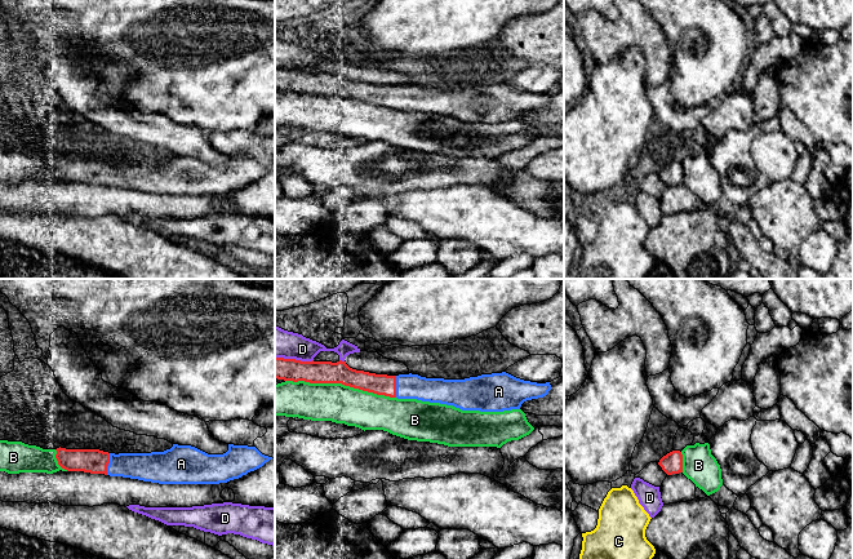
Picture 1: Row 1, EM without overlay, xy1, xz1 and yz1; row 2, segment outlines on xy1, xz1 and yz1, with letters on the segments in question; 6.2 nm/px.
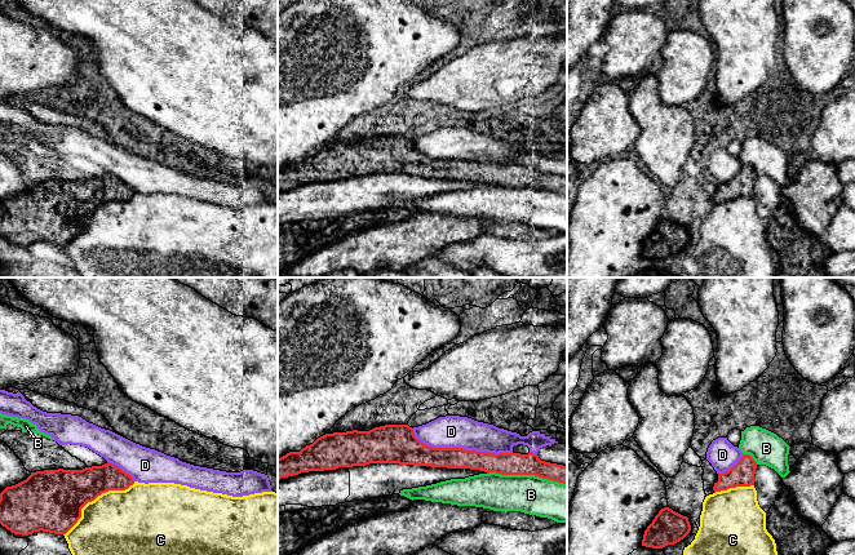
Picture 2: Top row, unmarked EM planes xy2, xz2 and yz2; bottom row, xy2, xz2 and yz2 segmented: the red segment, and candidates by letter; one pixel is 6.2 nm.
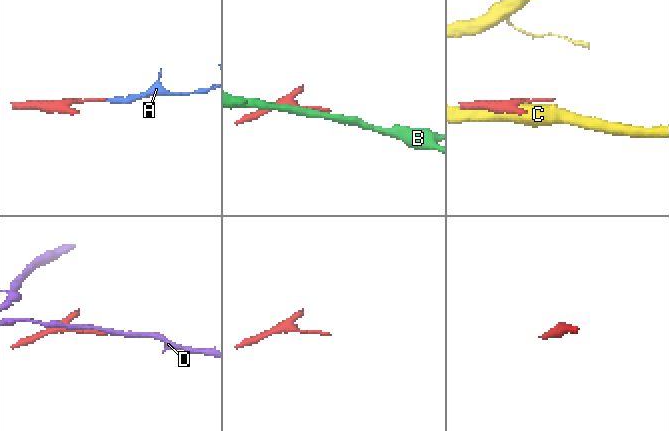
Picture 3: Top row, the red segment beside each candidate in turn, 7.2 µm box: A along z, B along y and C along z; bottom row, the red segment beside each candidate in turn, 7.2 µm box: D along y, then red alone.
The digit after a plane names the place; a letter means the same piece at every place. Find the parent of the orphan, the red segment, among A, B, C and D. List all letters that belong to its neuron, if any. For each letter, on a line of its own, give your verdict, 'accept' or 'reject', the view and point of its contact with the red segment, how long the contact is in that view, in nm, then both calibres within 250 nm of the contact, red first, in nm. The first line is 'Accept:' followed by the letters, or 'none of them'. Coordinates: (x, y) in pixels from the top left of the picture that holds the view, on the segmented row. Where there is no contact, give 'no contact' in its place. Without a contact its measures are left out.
Accept: A
A: accept; meets red in xy1 at (107, 464); contact 140 nm long; 160 nm thick on the red side, 180 nm on the other
B: reject; meets red in xz1 at (341, 382); contact 700 nm long; 140 nm thick on the red side, 240 nm on the other
C: reject; meets red in xy2 at (94, 498); contact 550 nm long; 360 nm thick on the red side, 400 nm on the other
D: reject; meets red in xz2 at (460, 448); contact 650 nm long; 140 nm thick on the red side, 200 nm on the other

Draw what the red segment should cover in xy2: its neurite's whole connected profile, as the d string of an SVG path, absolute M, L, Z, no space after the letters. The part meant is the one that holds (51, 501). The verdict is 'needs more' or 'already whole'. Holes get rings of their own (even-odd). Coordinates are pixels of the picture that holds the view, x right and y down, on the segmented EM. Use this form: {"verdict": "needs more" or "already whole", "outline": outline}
{"verdict": "already whole", "outline": "M110 462L83 470L44 470L31 475L0 493L0 524L14 534L34 532L66 534L81 518L81 509L108 490L125 490L134 484L133 478Z"}

